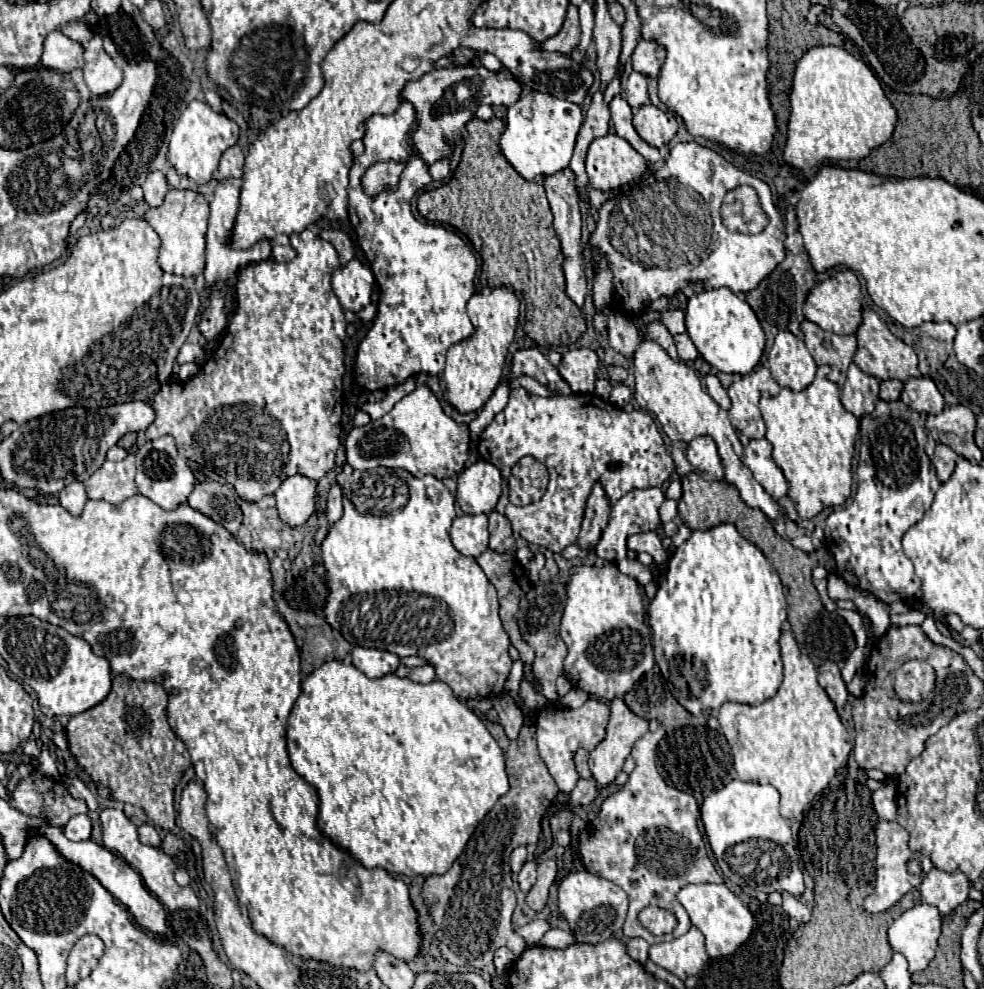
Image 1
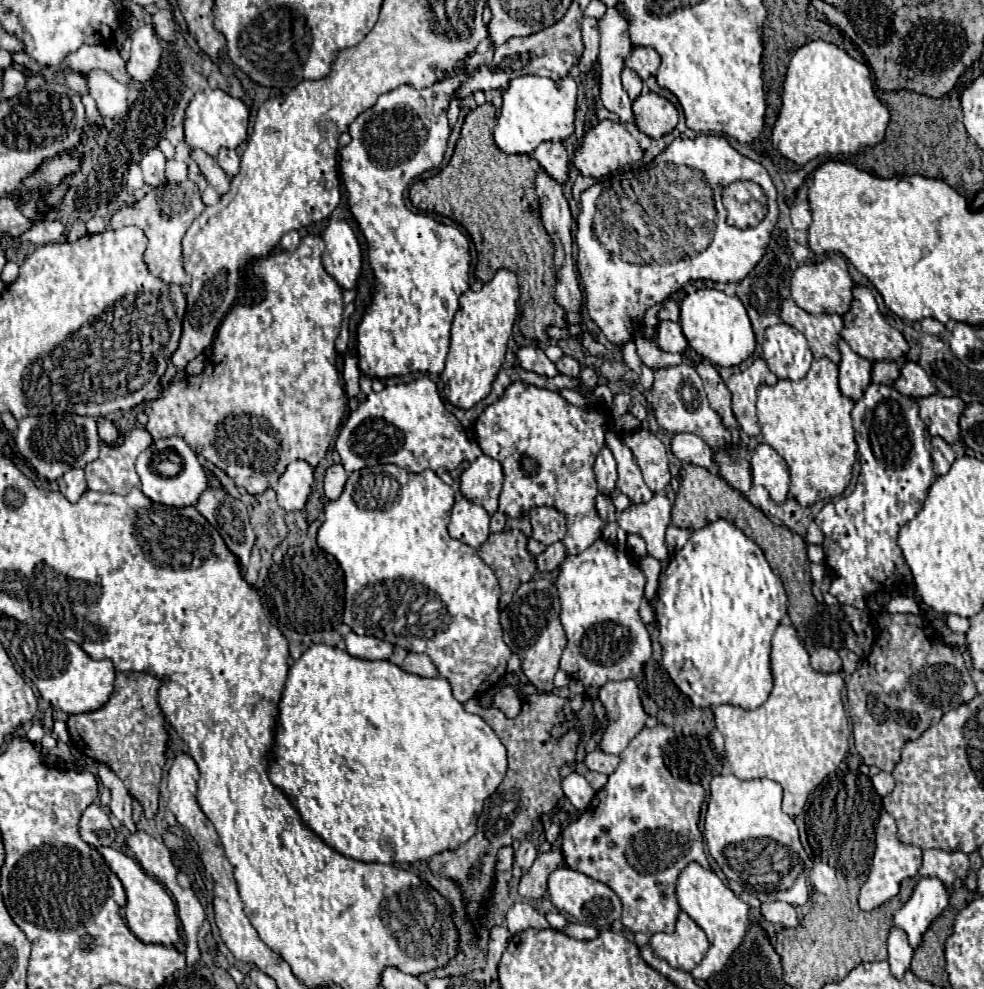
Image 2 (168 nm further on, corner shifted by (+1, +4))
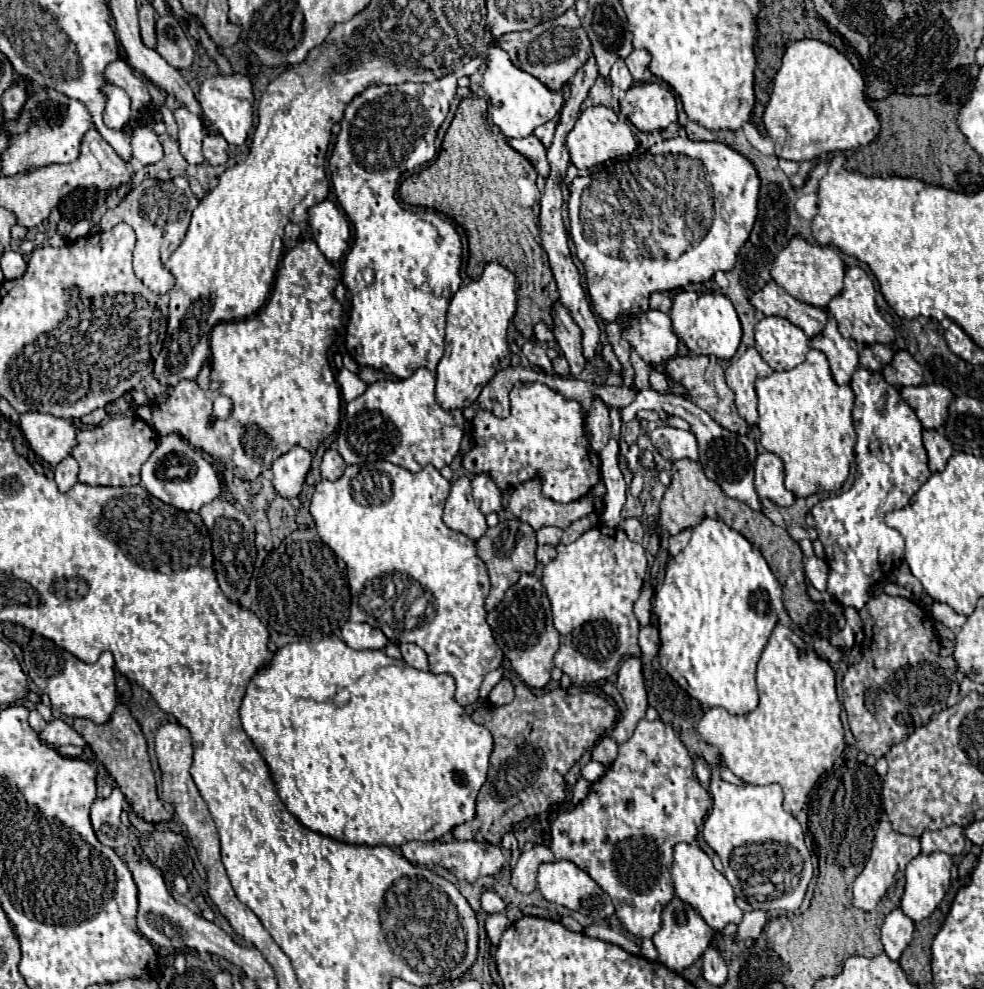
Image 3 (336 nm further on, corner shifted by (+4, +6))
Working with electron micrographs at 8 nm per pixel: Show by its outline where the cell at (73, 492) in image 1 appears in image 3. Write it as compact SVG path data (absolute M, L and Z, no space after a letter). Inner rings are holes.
M73 456L61 460L55 466L55 482L59 486L59 492L67 492L69 488L73 488L77 484L77 474L79 474L79 466Z

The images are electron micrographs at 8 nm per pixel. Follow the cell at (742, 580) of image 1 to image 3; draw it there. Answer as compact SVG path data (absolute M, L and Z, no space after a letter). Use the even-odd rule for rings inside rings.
M705 518L693 528L693 536L683 552L667 560L667 574L655 590L653 612L659 620L661 650L659 662L663 670L675 680L691 698L699 700L703 708L721 706L729 714L749 714L757 708L755 666L775 624L792 626L791 618L782 602L782 587L769 570L761 552L751 546L739 532L731 530L719 518Z

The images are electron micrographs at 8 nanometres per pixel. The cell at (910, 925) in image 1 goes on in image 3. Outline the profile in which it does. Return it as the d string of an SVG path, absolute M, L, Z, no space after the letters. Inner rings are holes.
M919 854L905 868L905 894L901 898L903 912L921 922L943 900L949 888L949 870L953 858L949 854Z

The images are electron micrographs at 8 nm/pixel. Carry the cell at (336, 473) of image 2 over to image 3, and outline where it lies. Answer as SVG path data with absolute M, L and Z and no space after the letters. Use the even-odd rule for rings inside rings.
M327 450L321 460L321 476L327 480L337 480L345 470L345 460L337 450Z

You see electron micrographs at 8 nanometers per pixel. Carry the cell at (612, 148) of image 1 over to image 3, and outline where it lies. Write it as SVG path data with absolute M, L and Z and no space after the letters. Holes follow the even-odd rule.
M607 106L585 108L579 114L573 130L567 136L567 148L571 154L571 162L577 168L593 168L593 166L597 166L609 158L631 154L635 150L635 146L637 146L637 142L635 142L631 128L623 120L619 120L617 114Z

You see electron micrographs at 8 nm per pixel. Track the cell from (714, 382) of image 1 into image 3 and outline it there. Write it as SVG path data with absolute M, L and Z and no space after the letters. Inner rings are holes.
M673 356L665 366L665 374L667 374L669 380L681 384L685 388L683 396L689 398L695 406L703 408L717 424L721 424L723 428L737 432L737 434L749 432L749 424L737 414L737 408L735 408L735 402L733 402L735 394L725 384L723 368L717 364L715 358L711 358L711 356Z

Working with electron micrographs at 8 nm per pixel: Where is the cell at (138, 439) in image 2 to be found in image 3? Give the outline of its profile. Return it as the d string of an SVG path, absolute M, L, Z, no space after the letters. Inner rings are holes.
M111 416L101 424L77 430L77 446L71 456L79 462L79 482L91 486L135 486L143 462L157 448L157 432L137 416Z

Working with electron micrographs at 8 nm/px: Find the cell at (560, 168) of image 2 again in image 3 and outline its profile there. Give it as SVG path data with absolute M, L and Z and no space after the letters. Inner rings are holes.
M545 122L545 124L541 124L541 126L537 126L537 130L533 132L547 148L551 146L551 142L553 142L553 134L555 134L555 122Z

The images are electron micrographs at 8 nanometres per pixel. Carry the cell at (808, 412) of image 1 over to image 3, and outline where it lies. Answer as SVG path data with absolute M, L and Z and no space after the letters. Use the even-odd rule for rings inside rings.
M809 350L803 364L785 372L773 372L767 378L757 378L755 390L759 396L759 440L767 452L783 460L785 488L797 498L839 490L855 460L853 446L857 434L851 418L855 398L849 384L837 386L827 356L819 350Z

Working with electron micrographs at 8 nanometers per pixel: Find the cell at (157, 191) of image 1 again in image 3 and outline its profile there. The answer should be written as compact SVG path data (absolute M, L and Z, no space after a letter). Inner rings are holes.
M137 126L131 136L133 158L139 160L143 166L155 164L163 158L163 148L157 134L149 126Z

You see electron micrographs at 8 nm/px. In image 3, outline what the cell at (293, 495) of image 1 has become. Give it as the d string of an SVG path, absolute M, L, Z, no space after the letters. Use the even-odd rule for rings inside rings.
M293 446L289 452L281 454L273 466L273 486L277 490L277 494L281 494L283 498L297 498L301 492L301 486L305 482L305 476L309 472L311 466L311 452L307 452L301 446Z

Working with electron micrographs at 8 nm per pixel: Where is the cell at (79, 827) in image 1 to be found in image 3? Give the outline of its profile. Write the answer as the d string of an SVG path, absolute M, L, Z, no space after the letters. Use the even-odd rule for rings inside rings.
M113 788L113 794L103 800L95 800L91 806L91 822L93 830L101 844L109 848L123 848L129 842L129 828L119 820L121 806L125 796L119 788Z

